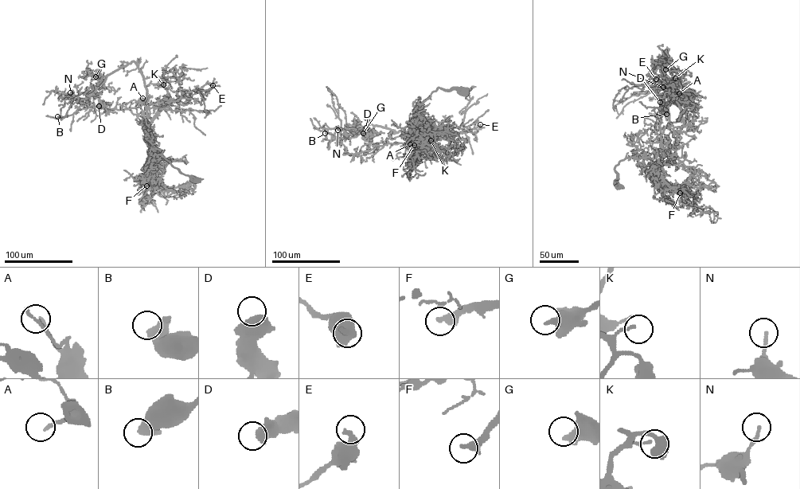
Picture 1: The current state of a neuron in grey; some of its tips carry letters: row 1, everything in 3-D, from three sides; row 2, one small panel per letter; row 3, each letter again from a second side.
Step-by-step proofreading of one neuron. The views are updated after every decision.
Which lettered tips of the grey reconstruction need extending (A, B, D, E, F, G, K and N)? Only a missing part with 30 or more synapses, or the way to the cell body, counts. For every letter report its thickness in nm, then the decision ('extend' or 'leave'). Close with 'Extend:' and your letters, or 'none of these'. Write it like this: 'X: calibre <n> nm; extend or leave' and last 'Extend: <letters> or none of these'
A: calibre 150 nm; leave
B: calibre 420 nm; leave
D: calibre 550 nm; leave
E: calibre 480 nm; leave
F: calibre 360 nm; extend
G: calibre 550 nm; leave
K: calibre 140 nm; leave
N: calibre 160 nm; leave
Extend: F

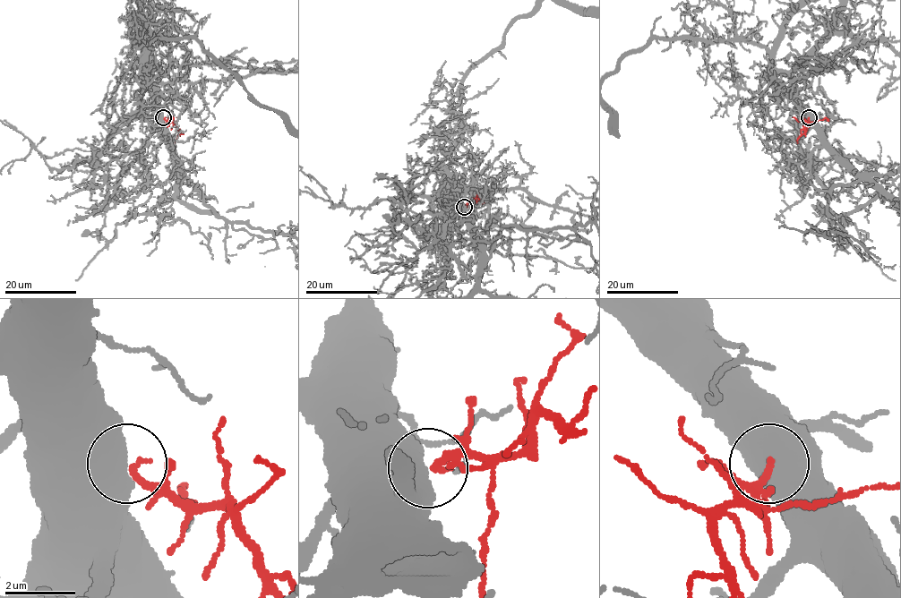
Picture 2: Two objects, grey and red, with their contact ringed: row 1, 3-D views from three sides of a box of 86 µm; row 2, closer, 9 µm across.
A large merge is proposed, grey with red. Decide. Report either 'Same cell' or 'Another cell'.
Same cell

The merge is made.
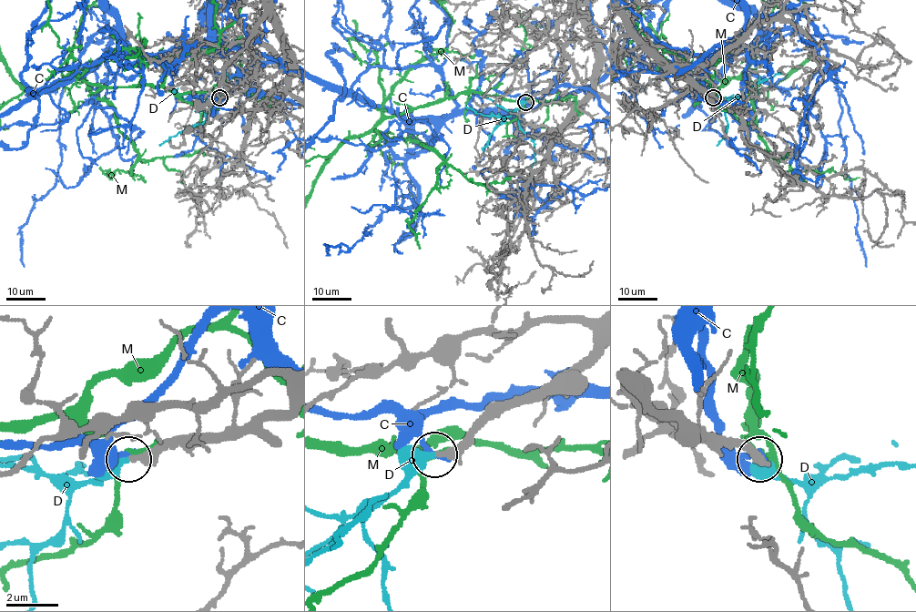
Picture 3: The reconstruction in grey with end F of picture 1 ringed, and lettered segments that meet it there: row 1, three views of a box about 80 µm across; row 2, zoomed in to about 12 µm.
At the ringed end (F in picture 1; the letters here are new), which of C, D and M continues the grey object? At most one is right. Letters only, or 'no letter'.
D

